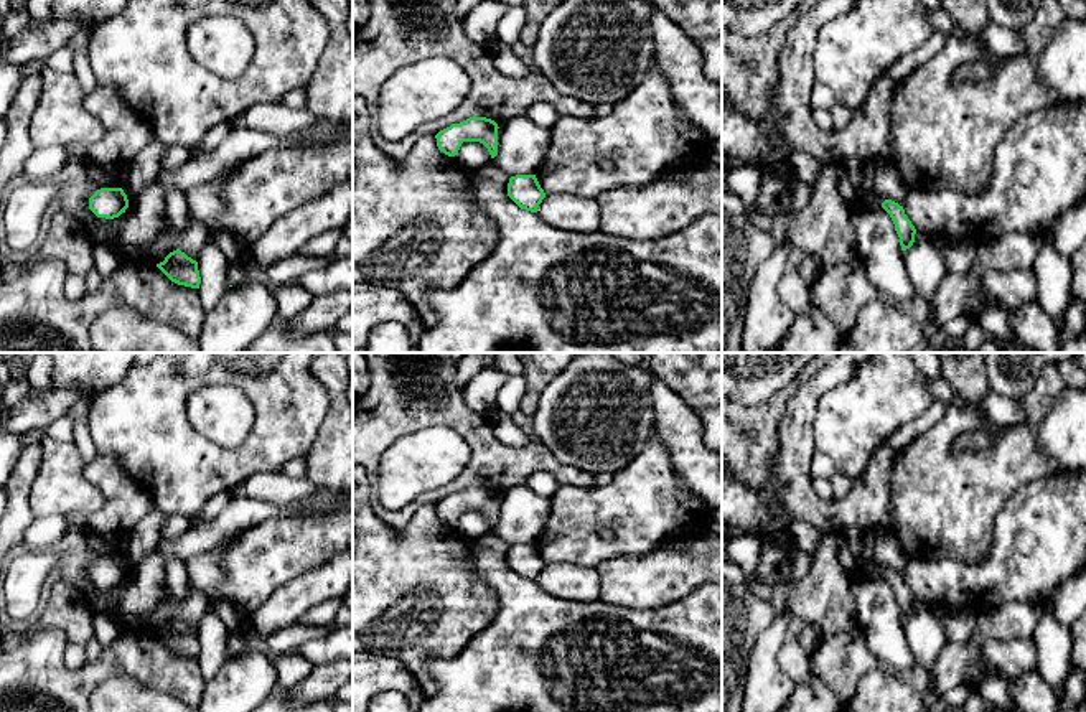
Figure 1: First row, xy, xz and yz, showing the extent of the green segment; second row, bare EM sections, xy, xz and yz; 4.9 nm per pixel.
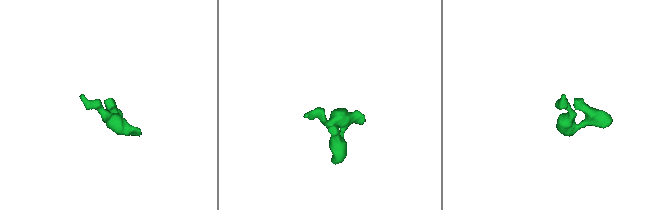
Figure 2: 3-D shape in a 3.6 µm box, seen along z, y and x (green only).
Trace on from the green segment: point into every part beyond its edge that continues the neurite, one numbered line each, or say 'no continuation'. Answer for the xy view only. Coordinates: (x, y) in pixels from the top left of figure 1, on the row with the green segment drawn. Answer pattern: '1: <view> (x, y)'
no continuation

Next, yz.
no continuation

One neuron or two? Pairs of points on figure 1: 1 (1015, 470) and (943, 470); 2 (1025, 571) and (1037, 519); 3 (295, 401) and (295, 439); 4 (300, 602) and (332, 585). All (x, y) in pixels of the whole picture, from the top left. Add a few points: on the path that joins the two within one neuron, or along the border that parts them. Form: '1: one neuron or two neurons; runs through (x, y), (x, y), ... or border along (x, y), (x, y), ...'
1: one neuron; runs through (997, 470), (961, 470)
2: one neuron; runs through (1030, 557), (1037, 548), (1037, 533)
3: one neuron; runs through (295, 411), (295, 429)
4: one neuron; runs through (308, 594), (317, 585), (323, 585)

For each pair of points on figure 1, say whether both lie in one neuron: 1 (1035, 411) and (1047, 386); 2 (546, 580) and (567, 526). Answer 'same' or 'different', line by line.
1: same
2: different

